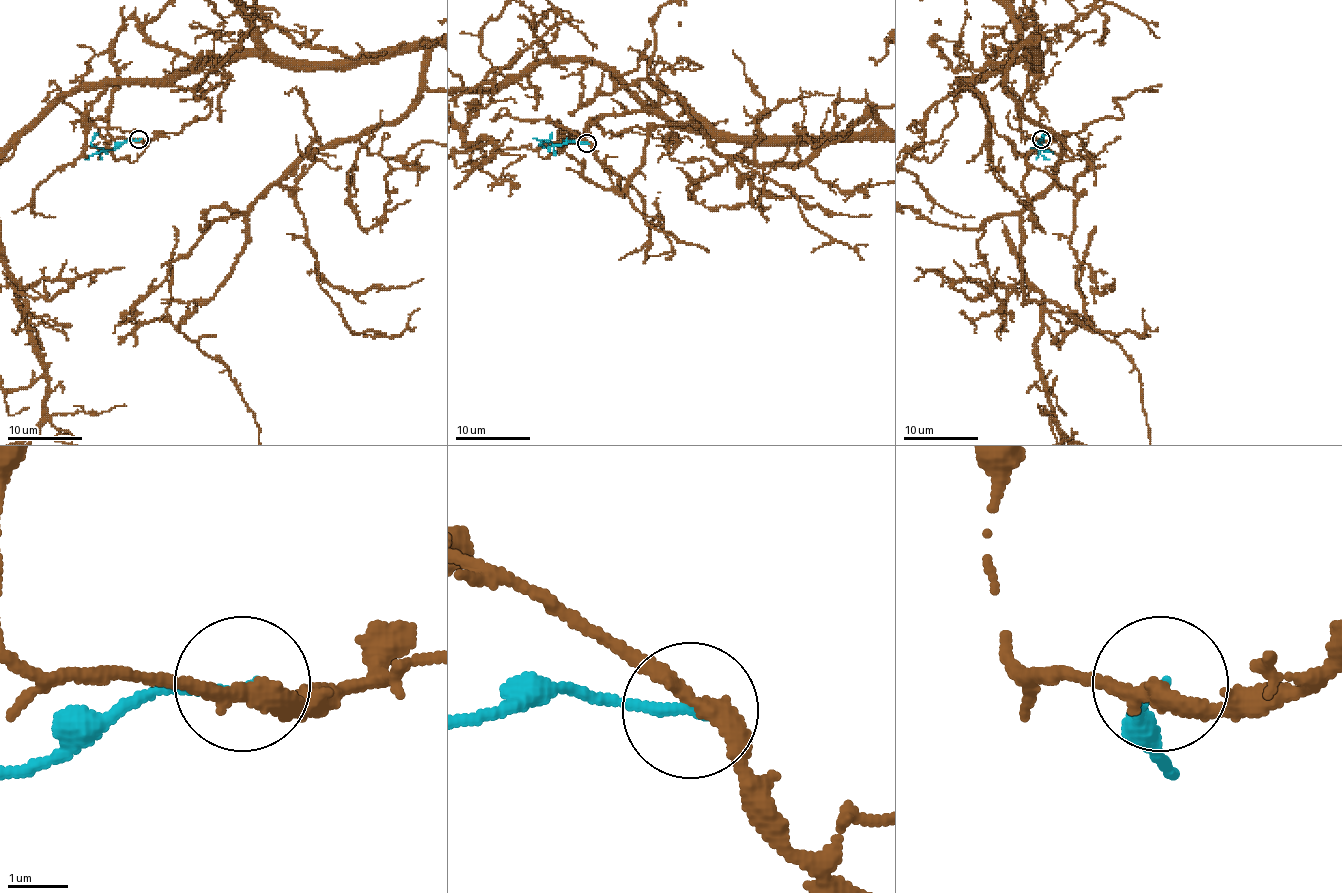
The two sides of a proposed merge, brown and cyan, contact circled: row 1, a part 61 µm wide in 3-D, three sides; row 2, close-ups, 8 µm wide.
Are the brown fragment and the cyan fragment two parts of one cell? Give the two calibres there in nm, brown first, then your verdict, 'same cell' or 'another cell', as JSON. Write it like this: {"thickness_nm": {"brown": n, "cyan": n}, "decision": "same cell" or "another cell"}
{"thickness_nm": {"brown": 300, "cyan": 180}, "decision": "another cell"}

